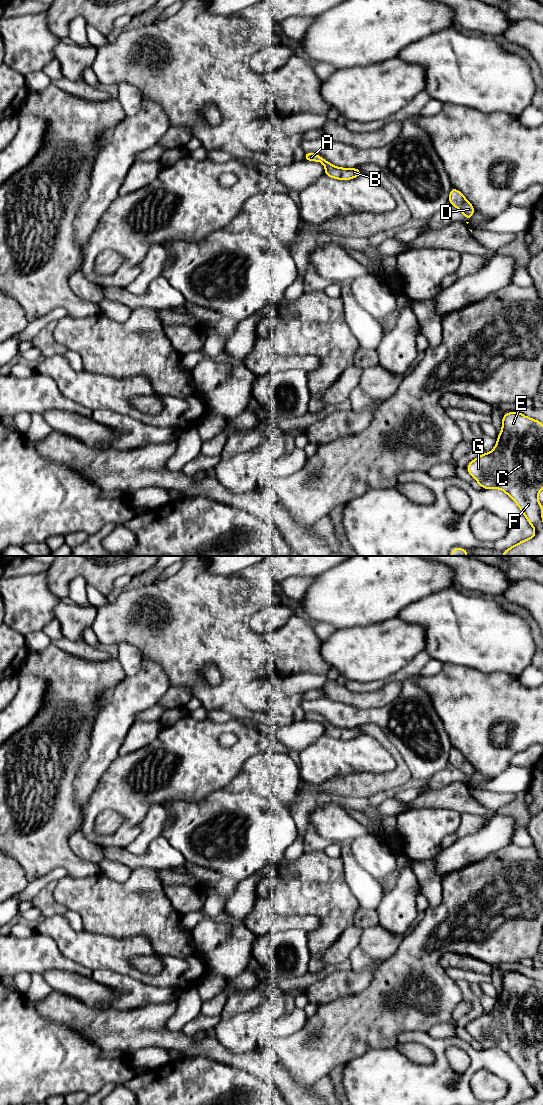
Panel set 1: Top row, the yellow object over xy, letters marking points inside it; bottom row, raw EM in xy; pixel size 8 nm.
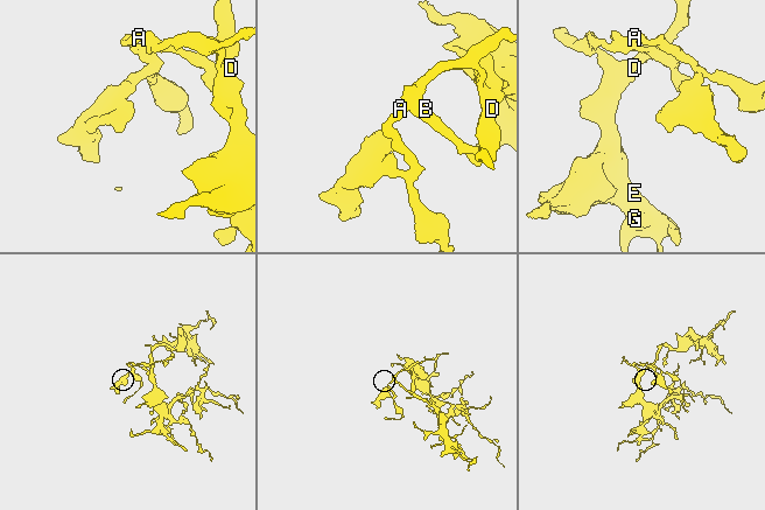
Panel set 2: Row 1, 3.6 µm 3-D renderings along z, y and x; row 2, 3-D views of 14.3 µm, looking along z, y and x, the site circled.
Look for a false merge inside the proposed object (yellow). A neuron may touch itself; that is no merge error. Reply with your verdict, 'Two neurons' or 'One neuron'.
One neuron

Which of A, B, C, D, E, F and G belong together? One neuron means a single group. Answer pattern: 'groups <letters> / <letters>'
groups A B C D E F G

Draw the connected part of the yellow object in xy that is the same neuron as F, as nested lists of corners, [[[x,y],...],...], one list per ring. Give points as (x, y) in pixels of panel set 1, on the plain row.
[[[508,972],[502,979],[502,991],[497,1003],[489,1013],[469,1022],[468,1033],[483,1049],[500,1049],[504,1051],[522,1070],[522,1073],[533,1087],[534,1096],[515,1105],[543,1105],[543,1067],[538,1060],[538,1053],[543,1049],[543,984],[540,981],[526,977],[519,972]]]

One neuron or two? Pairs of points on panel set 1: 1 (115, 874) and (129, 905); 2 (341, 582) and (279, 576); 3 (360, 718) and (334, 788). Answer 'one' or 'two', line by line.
1: two
2: two
3: two

